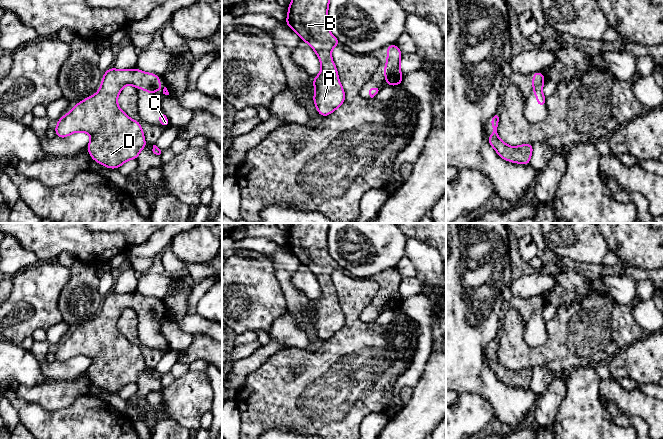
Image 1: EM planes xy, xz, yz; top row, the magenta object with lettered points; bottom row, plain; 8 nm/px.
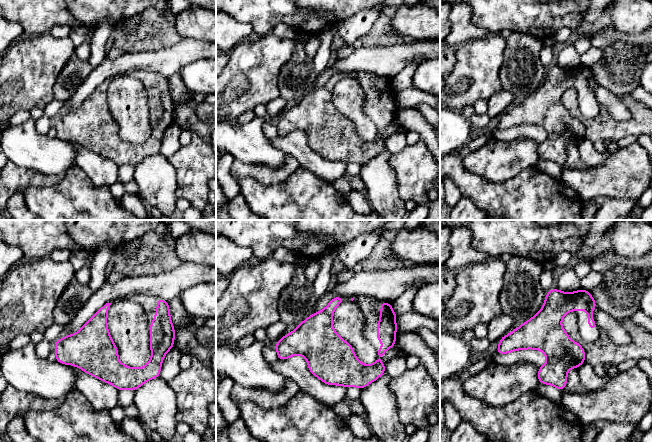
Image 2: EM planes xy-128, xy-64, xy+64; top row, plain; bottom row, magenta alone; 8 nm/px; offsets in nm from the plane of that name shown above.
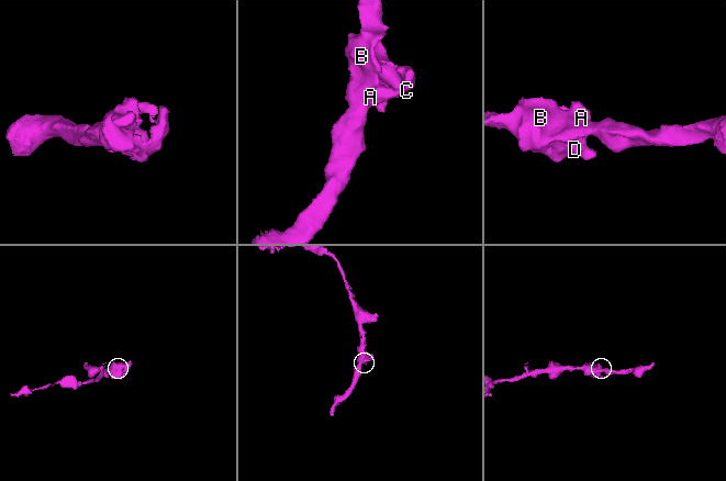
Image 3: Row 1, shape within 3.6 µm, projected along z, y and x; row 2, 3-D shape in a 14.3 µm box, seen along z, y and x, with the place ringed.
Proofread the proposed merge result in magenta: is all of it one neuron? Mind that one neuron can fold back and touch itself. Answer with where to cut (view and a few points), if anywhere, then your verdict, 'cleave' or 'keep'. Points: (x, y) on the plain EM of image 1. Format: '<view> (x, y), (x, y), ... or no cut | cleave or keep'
no cut | keep

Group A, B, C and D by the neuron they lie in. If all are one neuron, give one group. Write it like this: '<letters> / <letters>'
A B C D

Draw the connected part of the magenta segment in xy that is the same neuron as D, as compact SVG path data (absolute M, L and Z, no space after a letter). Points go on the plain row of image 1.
M110 292L103 298L99 315L77 327L75 331L58 344L55 350L56 360L65 362L75 356L86 356L91 360L87 374L93 384L107 392L117 393L130 383L137 384L140 375L147 369L140 346L131 343L118 330L117 323L125 309L144 313L155 319L160 314L160 302L153 297L146 297L136 292L118 294Z

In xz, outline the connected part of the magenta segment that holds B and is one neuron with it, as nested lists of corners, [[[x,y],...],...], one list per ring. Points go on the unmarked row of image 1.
[[[292,223],[285,247],[316,276],[321,286],[321,297],[314,301],[313,326],[318,337],[325,341],[345,325],[331,274],[339,264],[328,252],[328,229],[331,223]]]

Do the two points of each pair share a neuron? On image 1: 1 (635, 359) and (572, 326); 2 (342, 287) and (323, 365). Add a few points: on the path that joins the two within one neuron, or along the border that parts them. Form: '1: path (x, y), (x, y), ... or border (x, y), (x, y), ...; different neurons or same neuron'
1: border (640, 339), (621, 349), (607, 364); different neurons
2: path (352, 306), (352, 336), (342, 346); same neuron

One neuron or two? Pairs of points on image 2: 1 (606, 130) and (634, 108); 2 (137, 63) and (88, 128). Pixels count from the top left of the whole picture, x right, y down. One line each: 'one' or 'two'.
1: one
2: two

